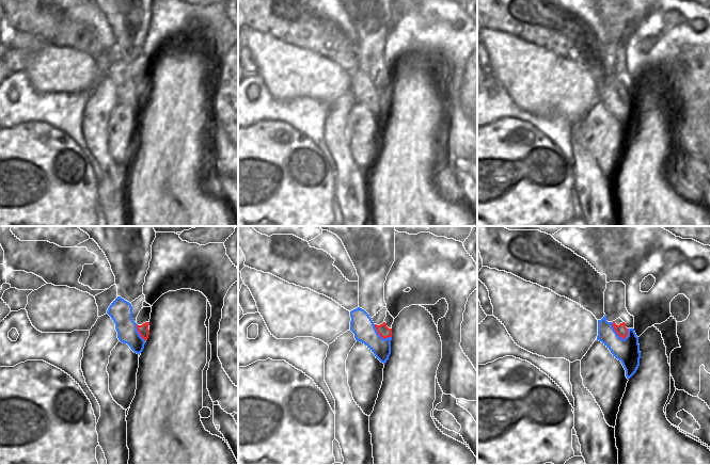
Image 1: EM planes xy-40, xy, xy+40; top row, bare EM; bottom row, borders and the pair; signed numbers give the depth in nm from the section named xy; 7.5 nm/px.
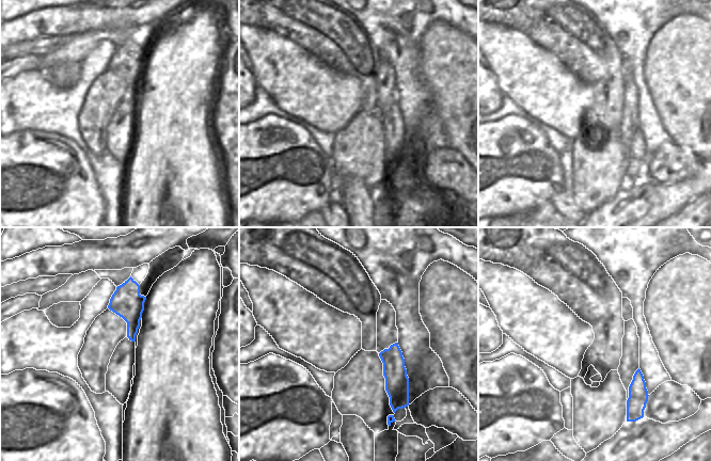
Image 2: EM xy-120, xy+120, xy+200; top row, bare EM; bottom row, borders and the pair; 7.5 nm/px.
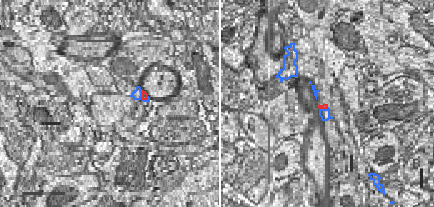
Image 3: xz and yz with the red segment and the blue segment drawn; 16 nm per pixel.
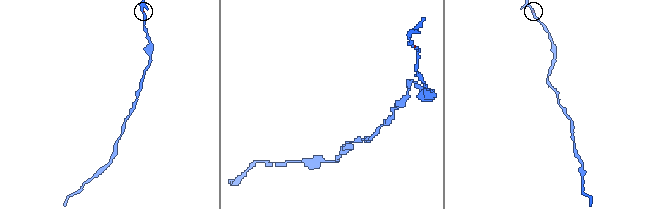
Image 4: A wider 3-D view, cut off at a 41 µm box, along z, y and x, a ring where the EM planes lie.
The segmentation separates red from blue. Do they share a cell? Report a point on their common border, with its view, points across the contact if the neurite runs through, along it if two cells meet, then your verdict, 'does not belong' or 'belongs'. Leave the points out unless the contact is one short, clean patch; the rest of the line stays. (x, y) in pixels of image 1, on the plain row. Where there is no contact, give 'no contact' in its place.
meets red in xy+40 at (615, 92); runs through xy+40 (620, 91), (615, 92), (627, 111); belongs

